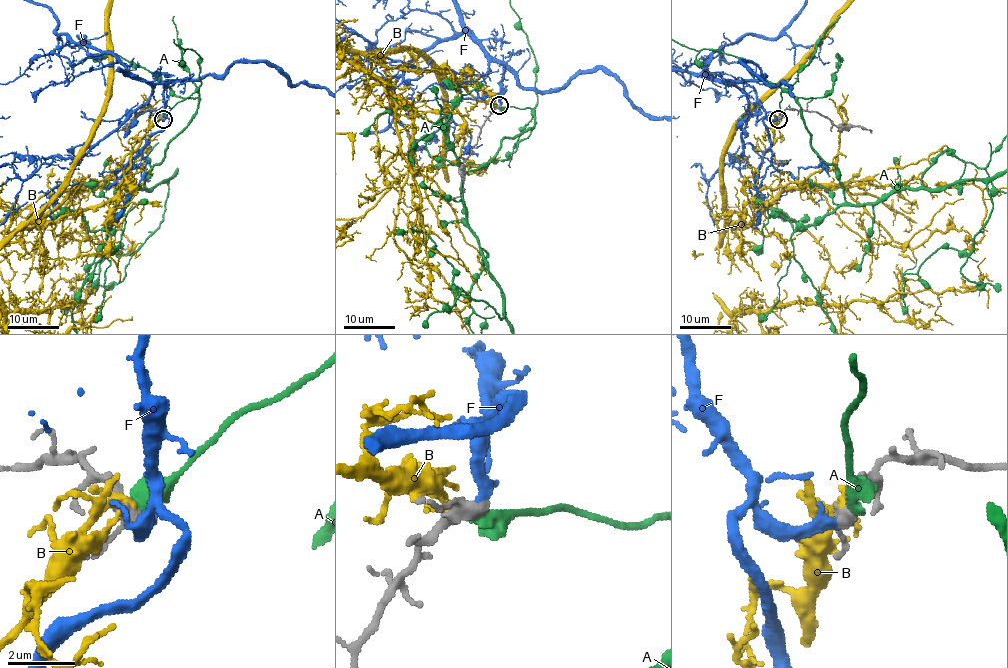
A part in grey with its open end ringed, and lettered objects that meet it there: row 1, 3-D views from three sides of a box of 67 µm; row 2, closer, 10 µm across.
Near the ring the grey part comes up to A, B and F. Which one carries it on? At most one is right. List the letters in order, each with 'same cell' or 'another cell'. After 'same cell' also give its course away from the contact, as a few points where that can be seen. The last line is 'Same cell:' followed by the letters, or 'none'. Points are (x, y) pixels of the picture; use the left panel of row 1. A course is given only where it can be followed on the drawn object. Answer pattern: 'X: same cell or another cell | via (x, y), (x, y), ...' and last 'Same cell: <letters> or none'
A: another cell
B: another cell
F: same cell
Same cell: F

